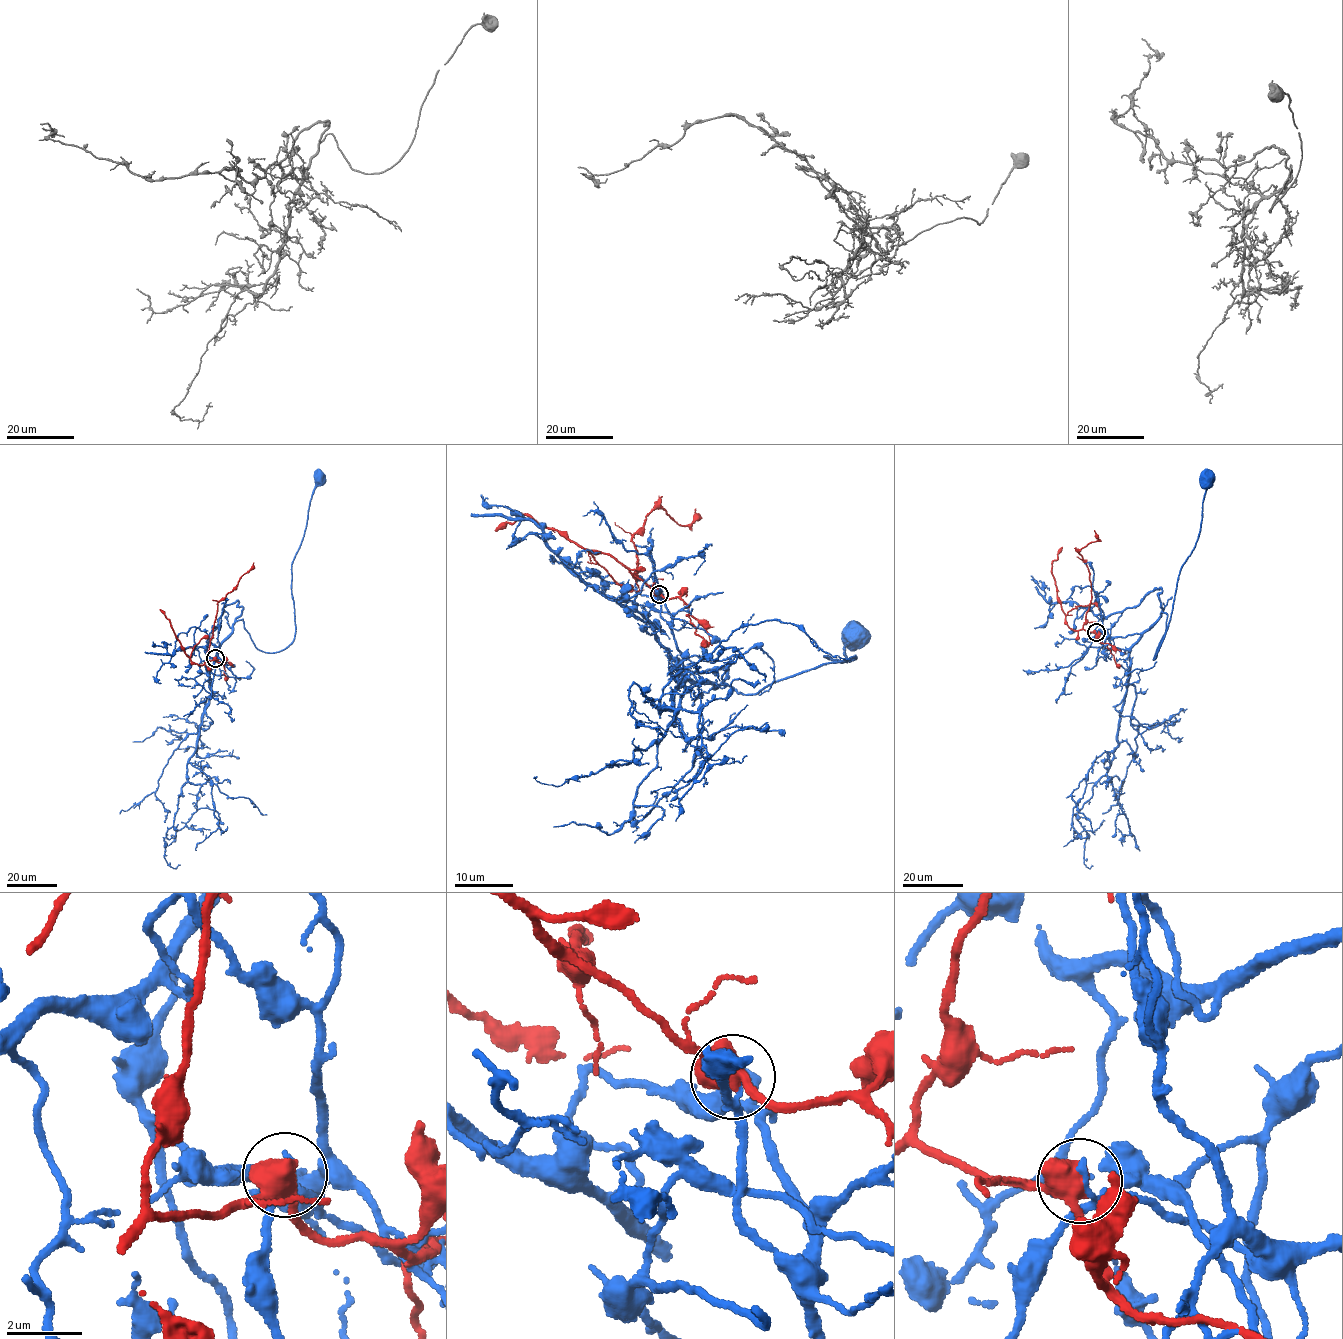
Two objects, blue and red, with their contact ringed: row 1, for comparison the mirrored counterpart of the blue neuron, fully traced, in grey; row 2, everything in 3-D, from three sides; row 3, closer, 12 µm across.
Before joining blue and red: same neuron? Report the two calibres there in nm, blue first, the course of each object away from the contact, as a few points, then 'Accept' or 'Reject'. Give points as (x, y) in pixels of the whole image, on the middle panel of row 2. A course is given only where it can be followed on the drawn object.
Thickness 140 nm (blue) against 480 nm. Course of blue: (660, 594), (684, 673), (742, 695), (850, 661), (824, 655), (844, 662), (853, 634). Course of red: (660, 594), (634, 575), (639, 571), (631, 541), (653, 510), (661, 508), (682, 525), (692, 523), (696, 509). Reject

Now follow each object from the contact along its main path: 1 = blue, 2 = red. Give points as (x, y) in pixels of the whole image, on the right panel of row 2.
1: (1096, 632), (1109, 637), (1141, 634), (1165, 613), (1166, 631), (1154, 660), (1180, 568), (1201, 529), (1206, 479)
2: (1096, 632), (1083, 628), (1091, 602), (1091, 581), (1087, 564), (1079, 553), (1097, 541), (1094, 530)

